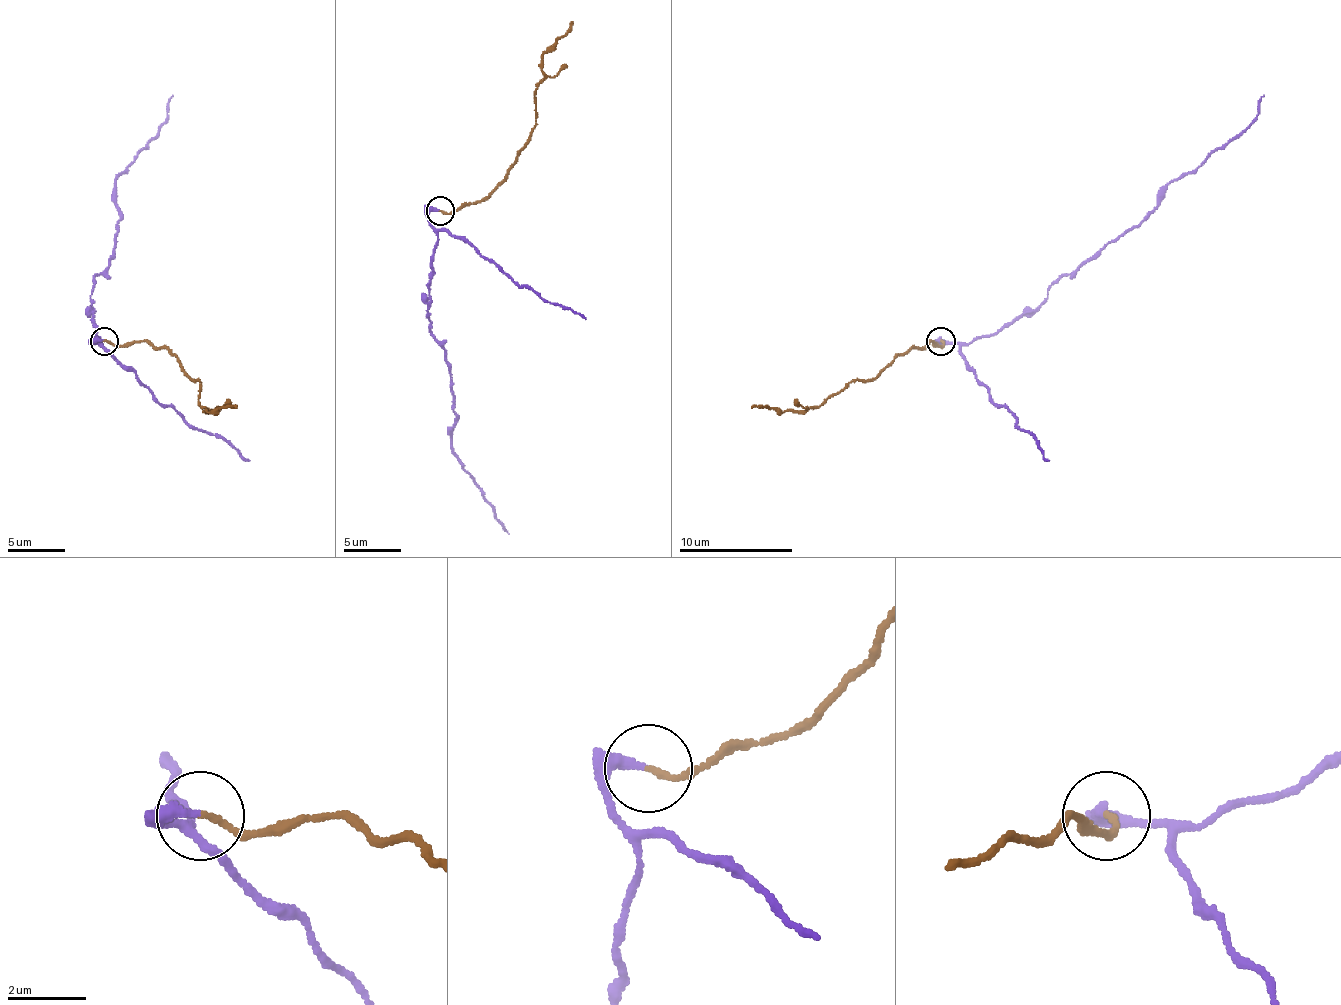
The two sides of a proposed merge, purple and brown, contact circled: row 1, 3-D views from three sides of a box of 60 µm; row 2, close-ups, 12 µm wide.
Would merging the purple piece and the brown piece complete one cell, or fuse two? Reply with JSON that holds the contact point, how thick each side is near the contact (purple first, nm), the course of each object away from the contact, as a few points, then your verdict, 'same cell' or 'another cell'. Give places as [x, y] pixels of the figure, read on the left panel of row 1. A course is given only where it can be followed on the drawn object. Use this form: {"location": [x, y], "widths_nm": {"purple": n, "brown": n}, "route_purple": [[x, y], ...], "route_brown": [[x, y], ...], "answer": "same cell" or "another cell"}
{"location": [104, 341], "widths_nm": {"purple": 240, "brown": 160}, "route_purple": [[105, 342], [91, 342], [102, 342], [91, 296], [94, 279], [113, 253], [116, 179], [159, 131], [173, 94]], "route_brown": [[105, 342], [116, 344], [145, 342], [170, 353], [190, 378], [199, 381], [202, 407], [207, 410], [236, 404]], "answer": "another cell"}

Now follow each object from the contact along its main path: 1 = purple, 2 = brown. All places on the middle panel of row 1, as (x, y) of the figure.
1: (441, 210), (427, 216), (438, 236), (427, 318), (449, 369), (455, 412), (452, 449), (509, 534)
2: (441, 210), (452, 213), (481, 201), (506, 176), (535, 125), (543, 54), (572, 22)

